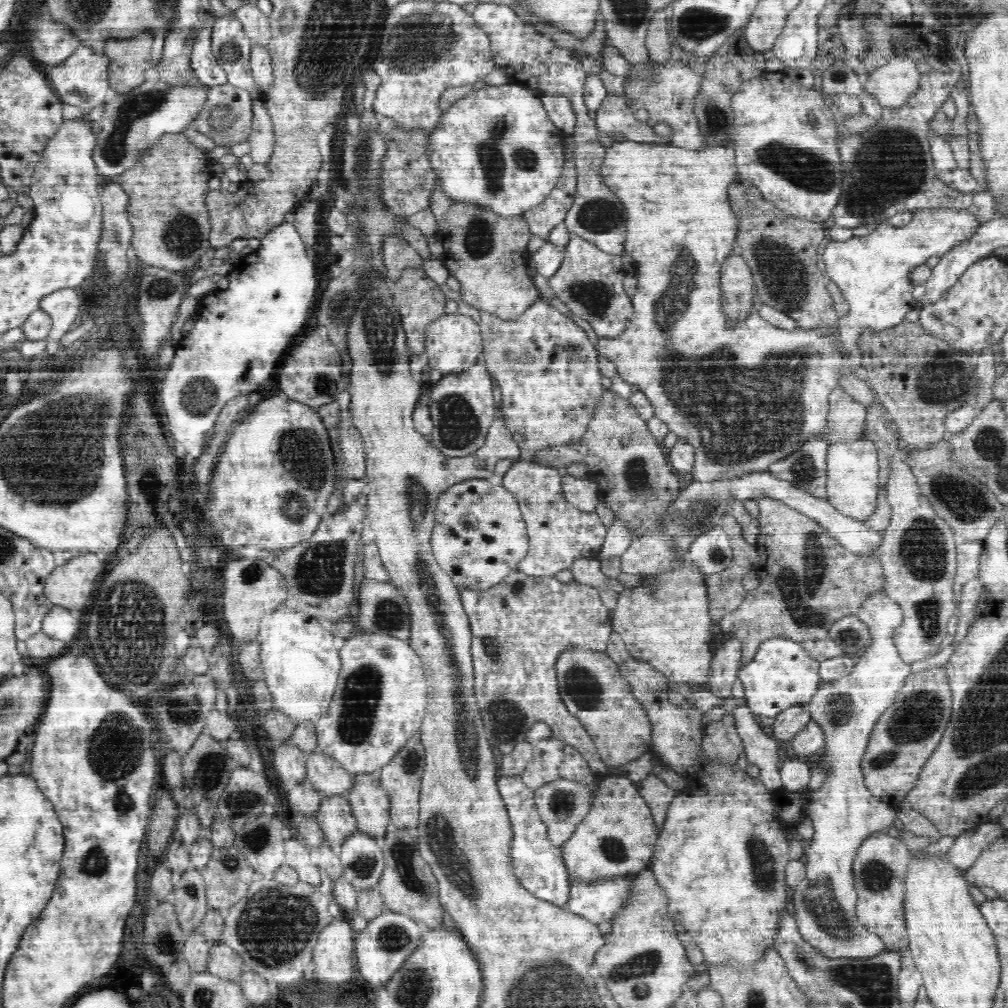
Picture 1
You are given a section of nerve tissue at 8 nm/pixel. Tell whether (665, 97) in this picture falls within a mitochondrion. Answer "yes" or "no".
no

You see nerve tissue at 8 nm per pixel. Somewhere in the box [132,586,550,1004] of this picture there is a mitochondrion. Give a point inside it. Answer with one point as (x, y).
(271, 919)

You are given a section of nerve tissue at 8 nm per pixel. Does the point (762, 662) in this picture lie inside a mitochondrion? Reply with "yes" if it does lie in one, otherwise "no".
no

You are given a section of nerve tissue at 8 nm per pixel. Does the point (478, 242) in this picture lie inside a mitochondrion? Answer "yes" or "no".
yes

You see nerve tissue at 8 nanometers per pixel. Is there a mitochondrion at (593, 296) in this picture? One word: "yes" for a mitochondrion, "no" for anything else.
yes

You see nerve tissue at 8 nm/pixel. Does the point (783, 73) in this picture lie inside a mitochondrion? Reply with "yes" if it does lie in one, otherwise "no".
no

